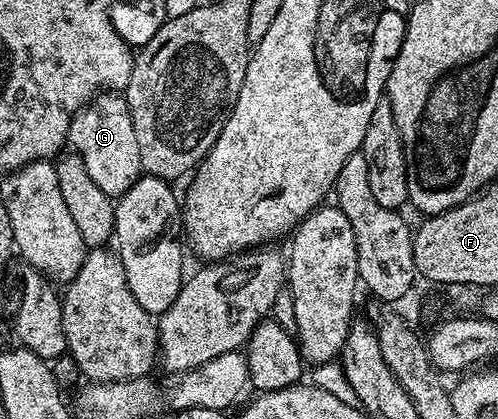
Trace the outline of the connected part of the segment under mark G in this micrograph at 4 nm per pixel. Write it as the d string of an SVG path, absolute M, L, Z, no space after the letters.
M101 91L80 108L70 123L68 145L83 159L90 179L110 198L119 199L143 174L134 121L121 92Z

